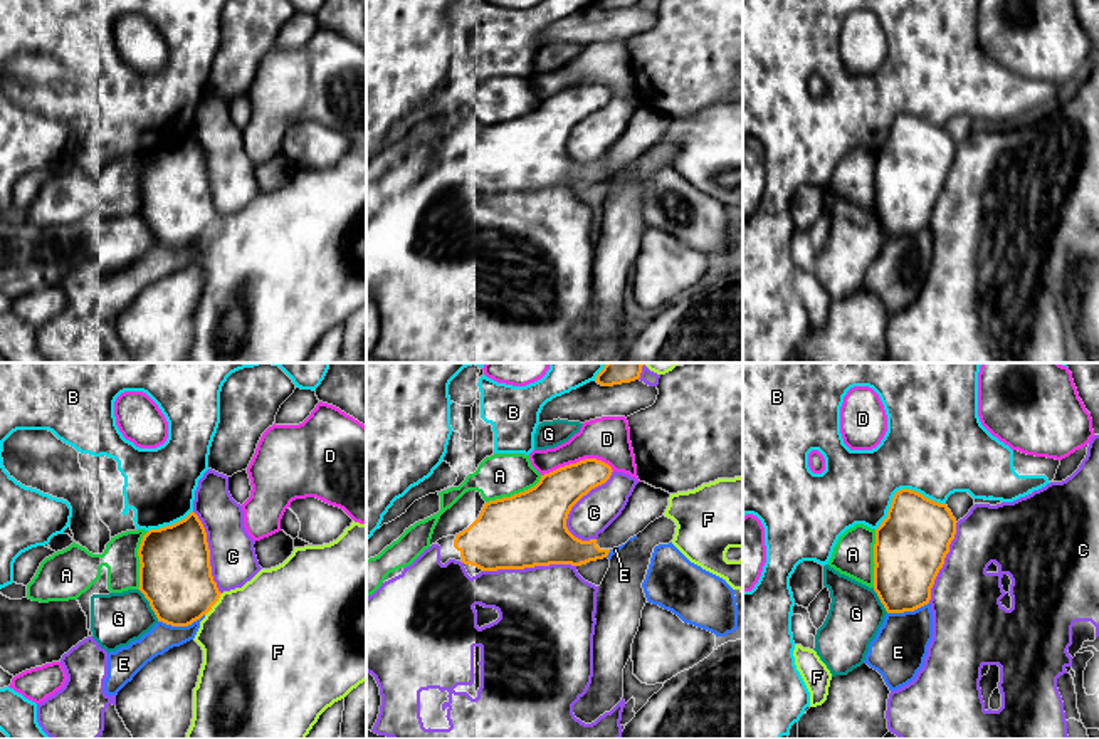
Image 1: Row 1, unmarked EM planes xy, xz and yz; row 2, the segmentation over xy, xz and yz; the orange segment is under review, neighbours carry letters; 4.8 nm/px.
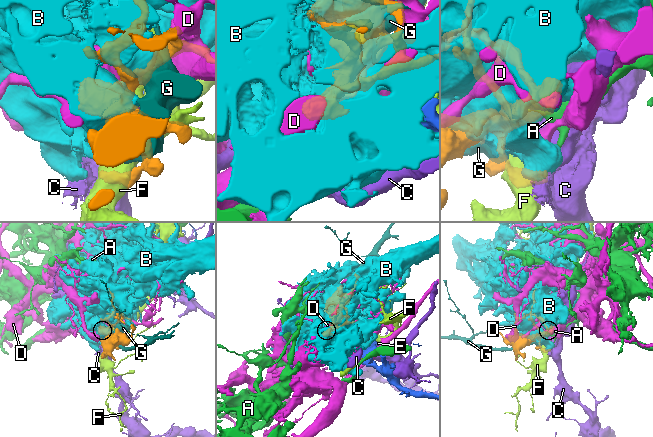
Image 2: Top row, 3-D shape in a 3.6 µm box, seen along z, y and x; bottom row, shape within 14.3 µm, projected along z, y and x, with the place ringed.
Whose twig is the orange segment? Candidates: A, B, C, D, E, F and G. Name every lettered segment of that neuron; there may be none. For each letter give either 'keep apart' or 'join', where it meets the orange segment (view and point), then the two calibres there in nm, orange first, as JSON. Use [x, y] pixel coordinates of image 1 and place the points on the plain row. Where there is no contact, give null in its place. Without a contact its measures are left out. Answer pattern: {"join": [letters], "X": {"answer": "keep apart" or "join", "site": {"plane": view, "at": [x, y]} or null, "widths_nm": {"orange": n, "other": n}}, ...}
{"join": [], "A": {"answer": "keep apart", "site": {"plane": "xz", "at": [515, 118]}, "widths_nm": {"orange": 360, "other": 220}}, "B": {"answer": "keep apart", "site": {"plane": "yz", "at": [906, 113]}, "widths_nm": {"orange": 340, "other": 480}}, "C": {"answer": "keep apart", "site": {"plane": "xz", "at": [578, 123]}, "widths_nm": {"orange": 320, "other": 190}}, "D": {"answer": "keep apart", "site": {"plane": "xz", "at": [577, 86]}, "widths_nm": {"orange": 220, "other": 220}}, "E": {"answer": "keep apart", "site": {"plane": "xy", "at": [180, 249]}, "widths_nm": {"orange": 360, "other": 140}}, "F": {"answer": "keep apart", "site": {"plane": "xy", "at": [214, 227]}, "widths_nm": {"orange": 360, "other": 500}}, "G": {"answer": "keep apart", "site": {"plane": "xy", "at": [150, 229]}, "widths_nm": {"orange": 360, "other": 260}}}

